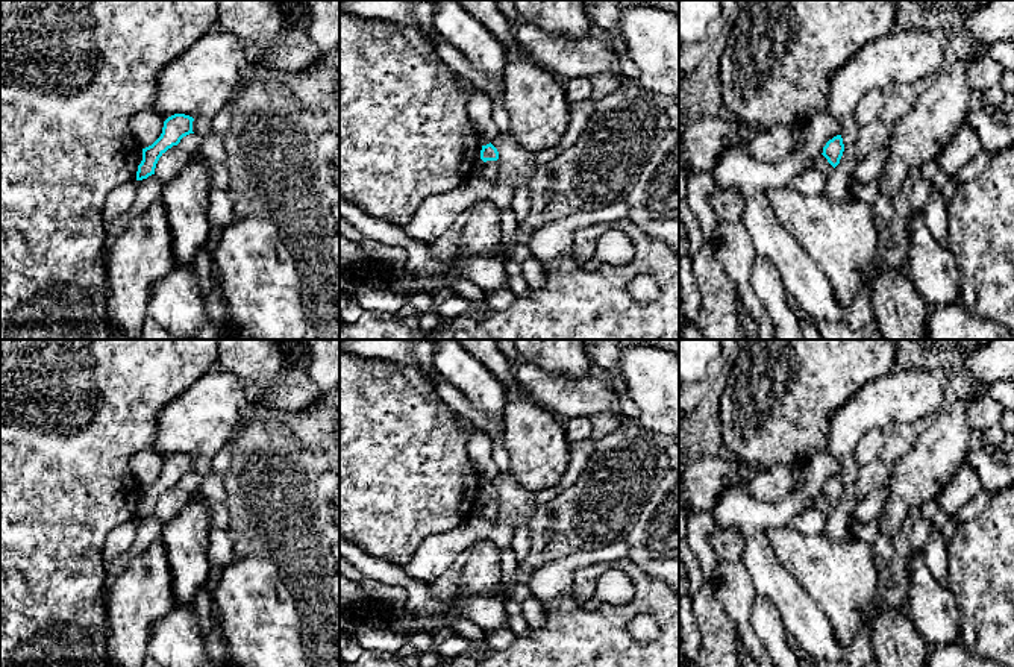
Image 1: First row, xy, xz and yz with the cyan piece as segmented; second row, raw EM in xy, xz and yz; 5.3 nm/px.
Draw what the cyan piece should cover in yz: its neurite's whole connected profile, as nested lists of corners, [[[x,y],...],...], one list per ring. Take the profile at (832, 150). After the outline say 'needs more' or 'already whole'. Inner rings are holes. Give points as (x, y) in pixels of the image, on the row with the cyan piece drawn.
[[[841,135],[834,136],[826,142],[823,147],[823,156],[828,159],[828,162],[835,168],[840,164],[840,159],[844,152],[844,144]]] | already whole

